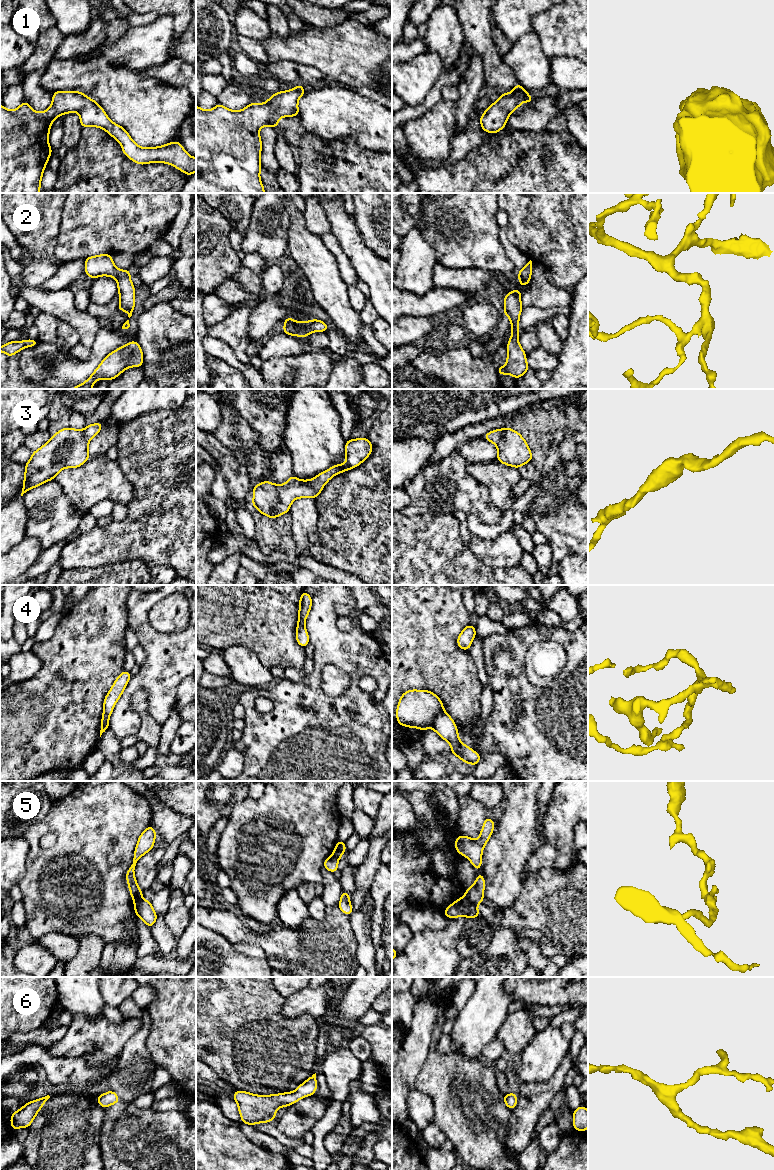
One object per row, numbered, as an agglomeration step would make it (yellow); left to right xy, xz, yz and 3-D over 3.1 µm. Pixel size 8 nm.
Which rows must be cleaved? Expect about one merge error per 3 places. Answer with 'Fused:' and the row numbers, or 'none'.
Fused: 4, 5

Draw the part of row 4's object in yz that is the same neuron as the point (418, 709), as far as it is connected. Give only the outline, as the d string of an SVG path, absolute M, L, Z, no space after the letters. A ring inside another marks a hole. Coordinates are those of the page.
M413 689L404 692L396 709L398 724L422 731L432 728L435 718L445 714L440 698L429 690Z

